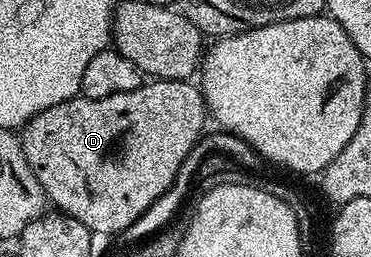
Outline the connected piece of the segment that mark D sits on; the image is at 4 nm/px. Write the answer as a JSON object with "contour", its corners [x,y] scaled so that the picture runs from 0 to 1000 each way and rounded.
{"contour":[[[410,307],[383,323],[361,354],[291,370],[283,385],[243,385],[224,370],[208,370],[189,389],[146,405],[146,412],[129,416],[124,432],[105,436],[92,463],[75,471],[54,510],[54,537],[62,599],[70,603],[70,626],[81,638],[81,658],[92,665],[94,693],[102,696],[121,770],[137,794],[143,786],[148,794],[143,802],[154,817],[173,825],[183,844],[210,852],[251,911],[307,907],[307,914],[318,914],[340,895],[356,864],[367,860],[377,837],[388,833],[410,790],[456,735],[456,720],[466,712],[485,642],[491,642],[528,553],[547,529],[550,506],[544,502],[553,479],[561,479],[558,409],[550,393],[550,366],[531,327],[509,311]]]}

